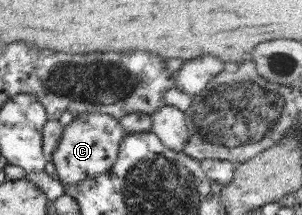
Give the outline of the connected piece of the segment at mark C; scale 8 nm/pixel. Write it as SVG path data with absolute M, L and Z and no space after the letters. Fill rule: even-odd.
M85 112L73 116L72 121L61 128L63 133L55 151L51 153L51 163L57 173L56 181L64 189L108 173L117 162L120 144L127 135L116 117L101 112Z

